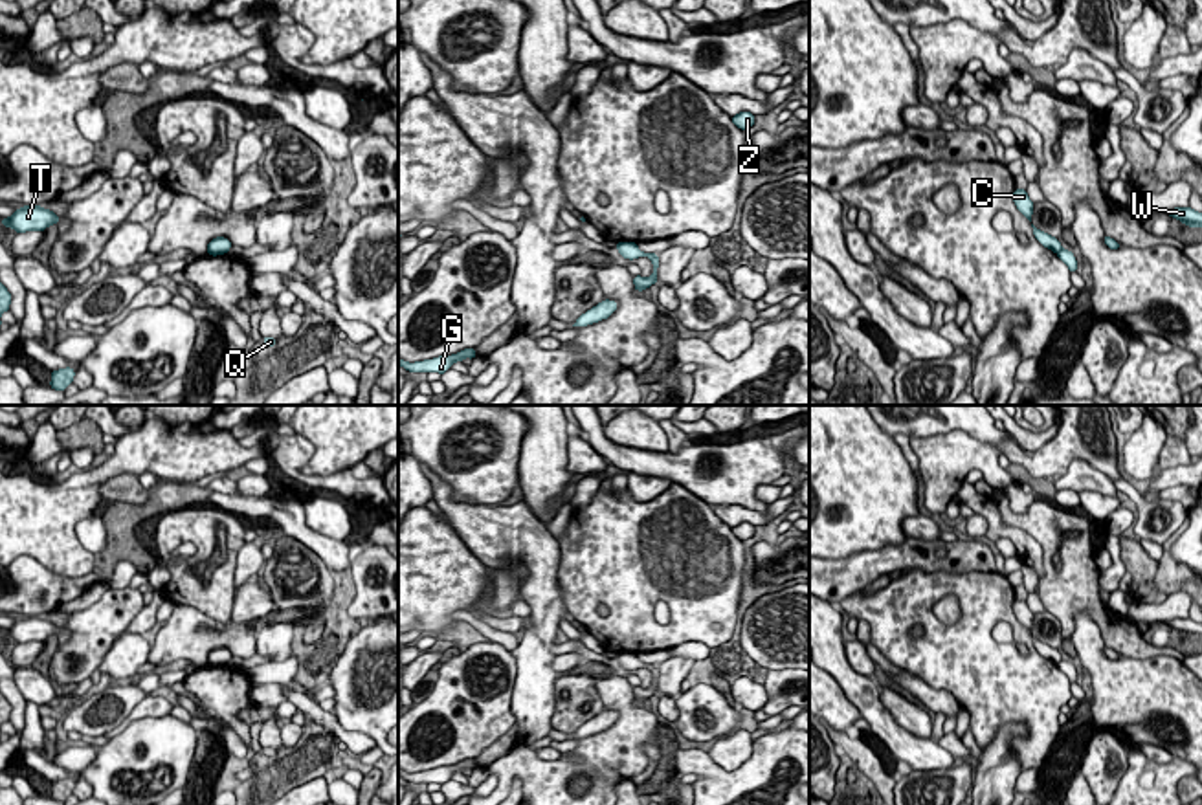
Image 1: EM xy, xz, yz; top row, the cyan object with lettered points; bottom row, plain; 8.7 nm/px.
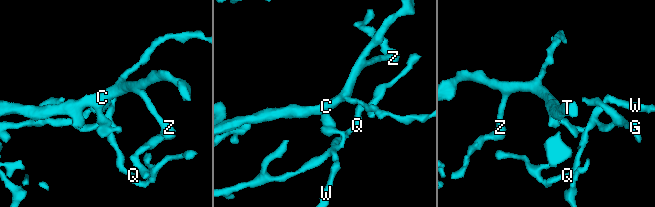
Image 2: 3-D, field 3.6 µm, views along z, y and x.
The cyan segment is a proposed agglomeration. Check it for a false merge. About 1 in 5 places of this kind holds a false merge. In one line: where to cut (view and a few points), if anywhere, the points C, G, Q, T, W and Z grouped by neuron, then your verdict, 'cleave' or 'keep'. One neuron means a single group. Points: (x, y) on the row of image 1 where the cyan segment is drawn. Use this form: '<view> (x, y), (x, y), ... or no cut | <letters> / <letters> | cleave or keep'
yz (1061, 248), (1057, 253) | C T Z / G Q W | cleave

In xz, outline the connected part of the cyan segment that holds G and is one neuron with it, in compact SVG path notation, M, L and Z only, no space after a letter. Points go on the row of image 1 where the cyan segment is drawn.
M464 348L464 350L451 354L451 356L439 356L433 359L424 359L424 361L415 361L415 363L409 363L409 361L404 361L398 358L398 365L409 372L426 372L426 374L428 372L439 372L439 374L444 374L448 369L451 369L451 365L455 361L462 361L464 358L473 359L475 356L477 354L473 348Z

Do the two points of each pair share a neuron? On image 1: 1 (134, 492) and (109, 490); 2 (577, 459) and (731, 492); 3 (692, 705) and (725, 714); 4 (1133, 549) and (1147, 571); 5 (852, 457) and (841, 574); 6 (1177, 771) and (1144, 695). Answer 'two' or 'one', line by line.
1: one
2: two
3: one
4: one
5: two
6: two

